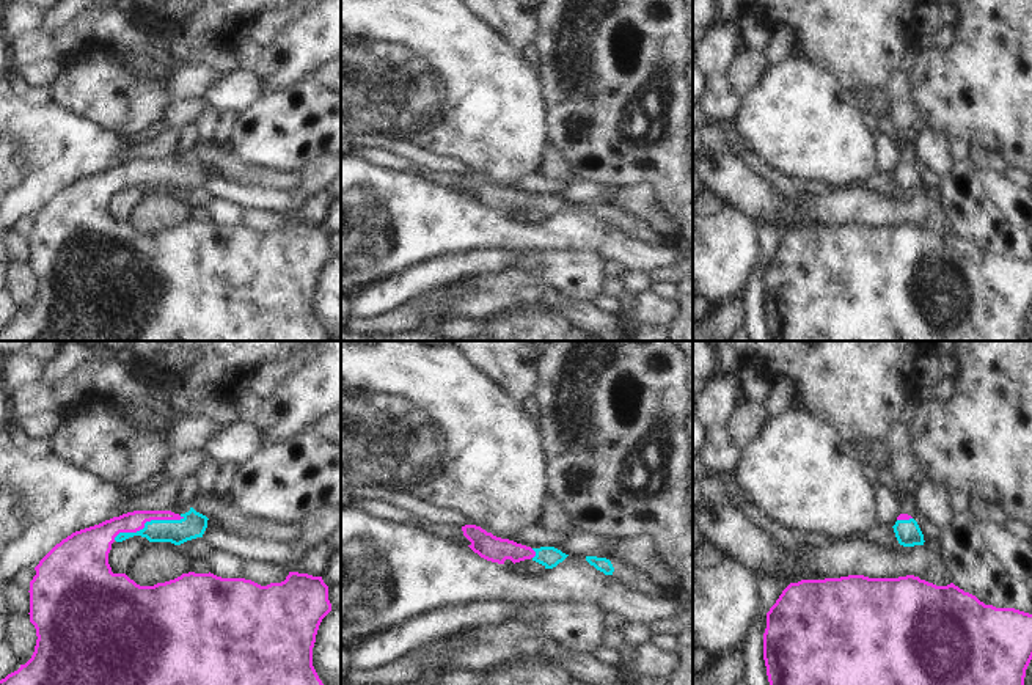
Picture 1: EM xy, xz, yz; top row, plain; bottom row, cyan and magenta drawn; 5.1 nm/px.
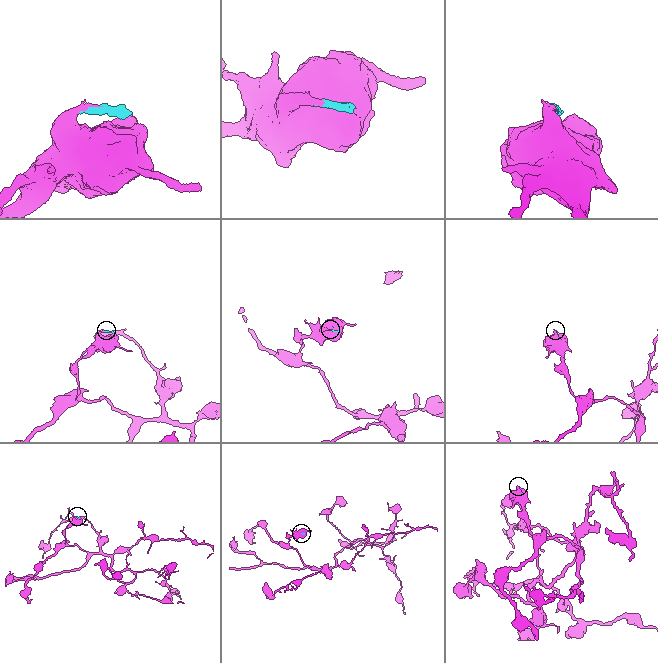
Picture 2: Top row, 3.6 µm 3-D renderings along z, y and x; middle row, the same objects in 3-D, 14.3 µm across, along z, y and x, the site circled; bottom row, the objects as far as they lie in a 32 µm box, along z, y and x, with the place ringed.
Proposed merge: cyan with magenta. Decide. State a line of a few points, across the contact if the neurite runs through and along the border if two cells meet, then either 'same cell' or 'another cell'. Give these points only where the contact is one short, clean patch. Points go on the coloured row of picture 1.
line xy (193, 523), (148, 522), (115, 528), (102, 536); same cell

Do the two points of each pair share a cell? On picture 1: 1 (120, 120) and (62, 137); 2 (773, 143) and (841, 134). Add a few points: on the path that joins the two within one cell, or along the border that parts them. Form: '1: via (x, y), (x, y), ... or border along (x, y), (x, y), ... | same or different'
1: border along (65, 109), (120, 137) | different
2: via (790, 134), (823, 134) | same

